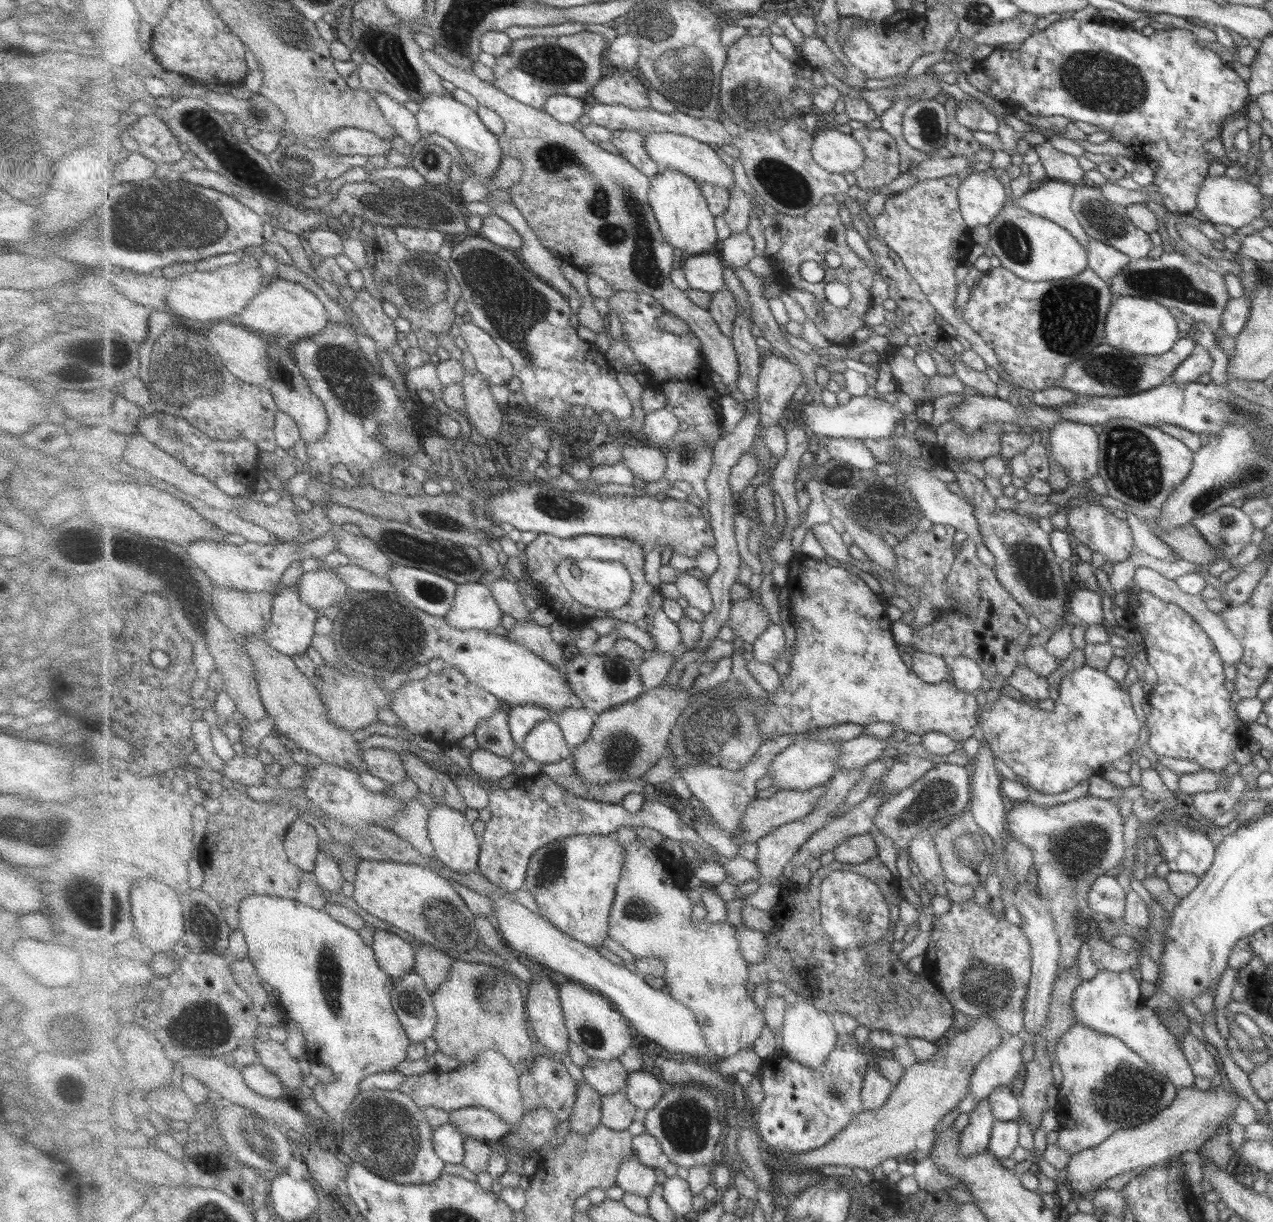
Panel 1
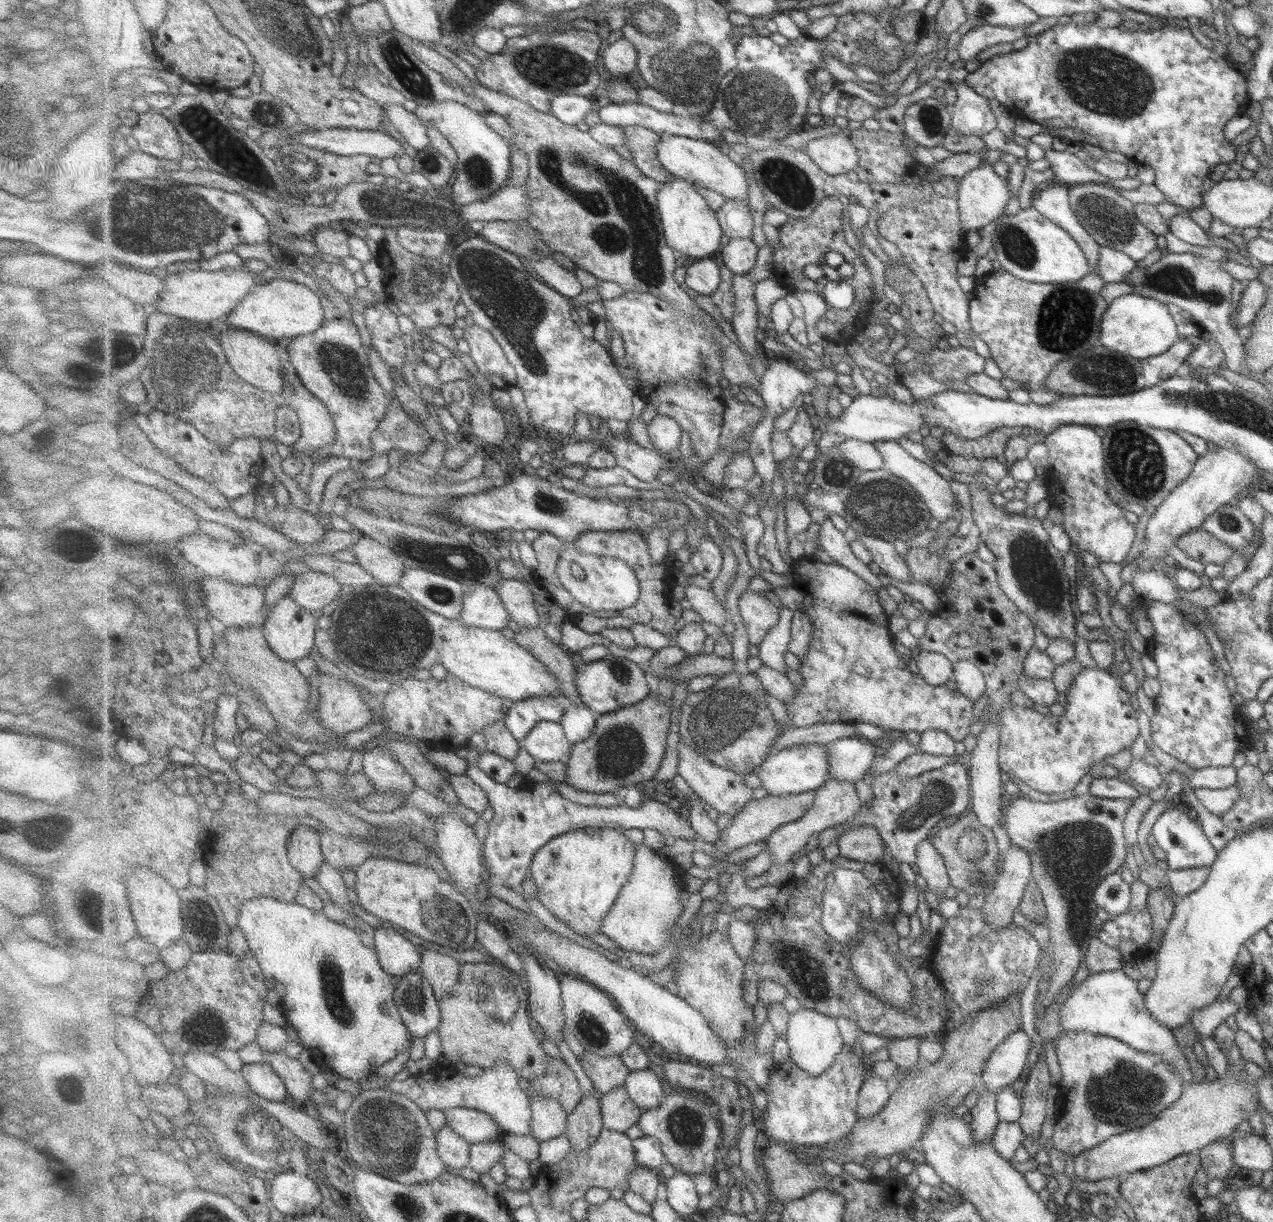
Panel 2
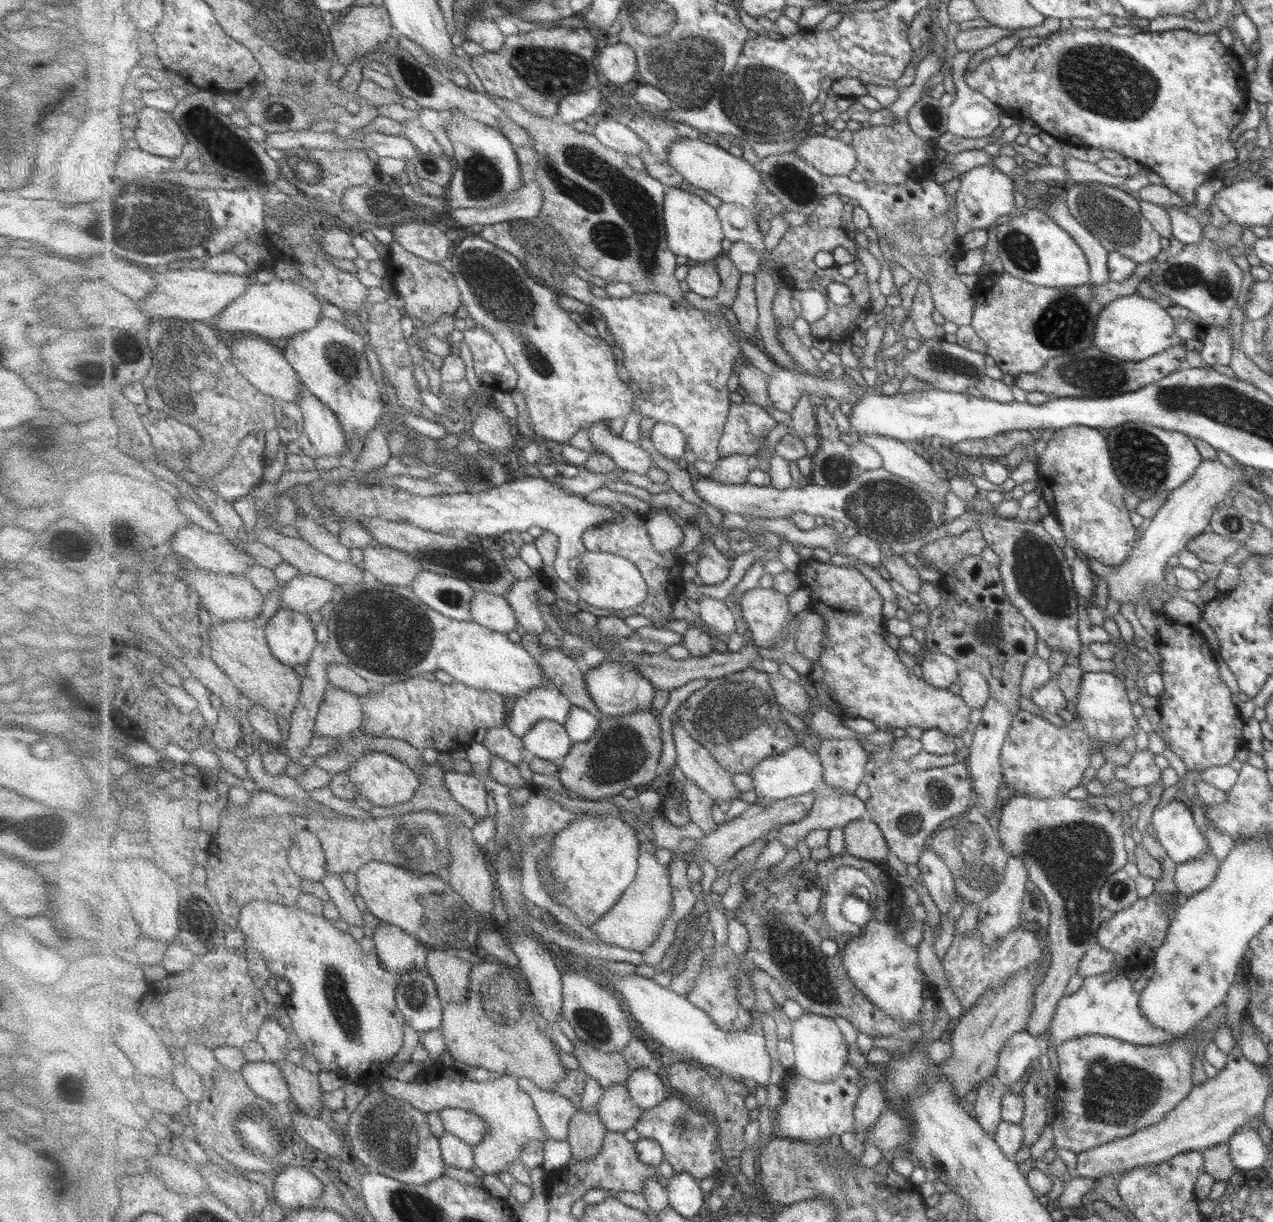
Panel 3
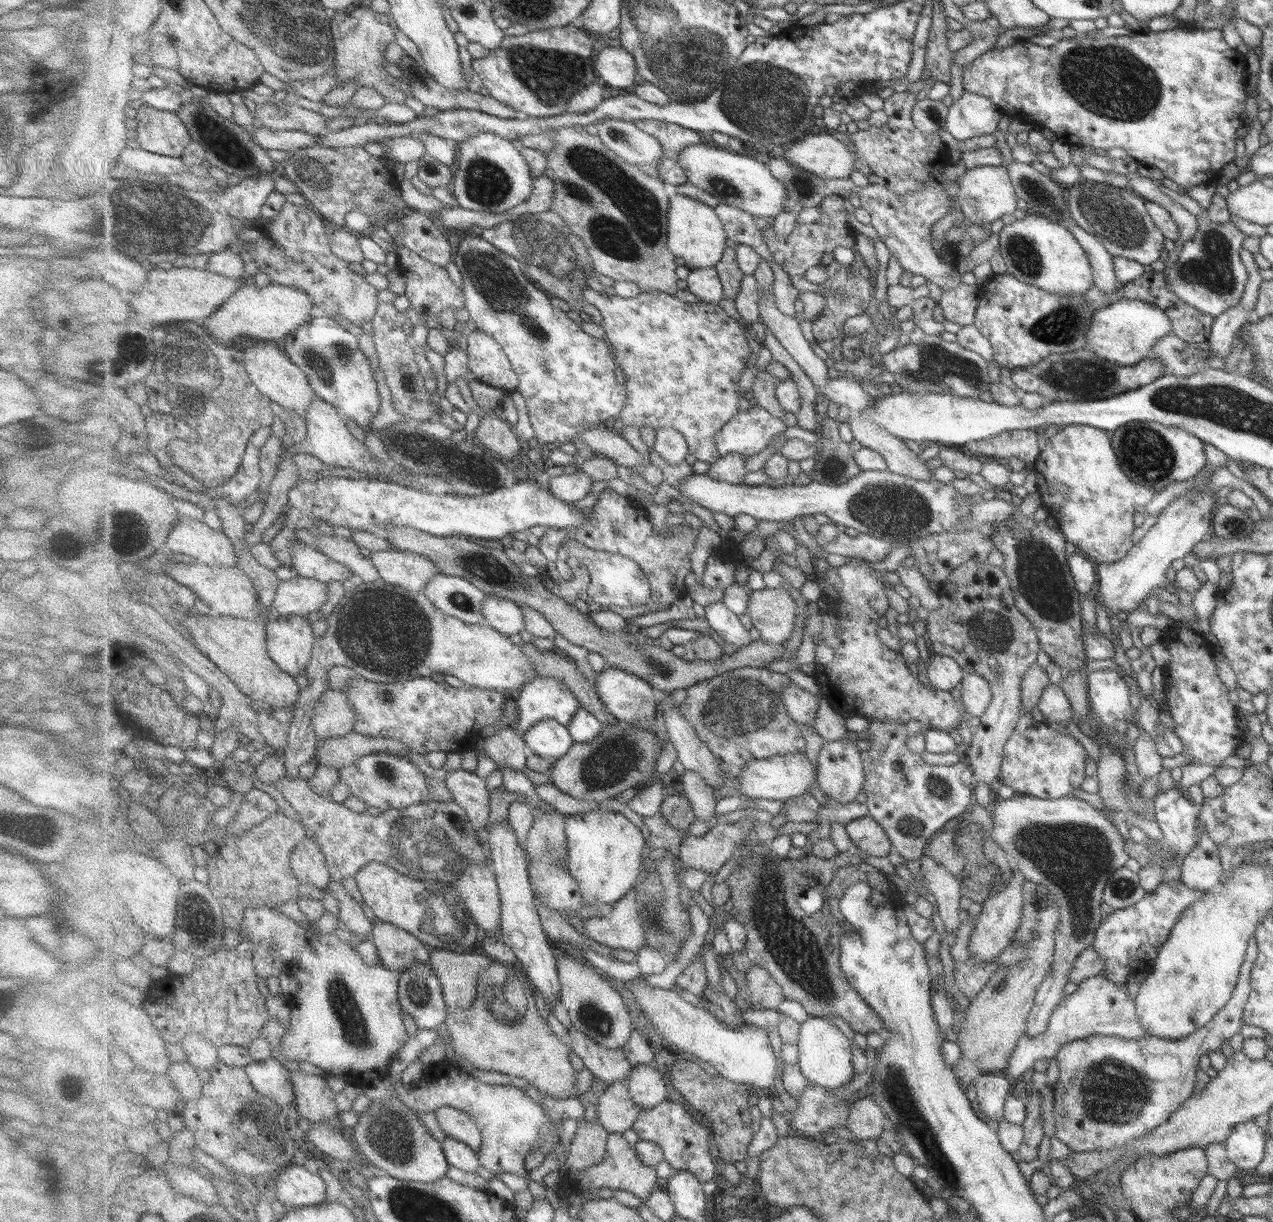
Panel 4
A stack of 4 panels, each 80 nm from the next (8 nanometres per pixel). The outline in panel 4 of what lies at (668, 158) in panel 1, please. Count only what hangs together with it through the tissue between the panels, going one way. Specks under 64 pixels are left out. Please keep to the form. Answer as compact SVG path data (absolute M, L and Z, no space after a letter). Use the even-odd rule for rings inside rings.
M710 143L684 148L680 154L680 163L690 182L718 198L720 204L736 206L753 216L768 220L778 218L785 206L789 205L787 187L775 178L769 163L759 162L755 157L734 153Z

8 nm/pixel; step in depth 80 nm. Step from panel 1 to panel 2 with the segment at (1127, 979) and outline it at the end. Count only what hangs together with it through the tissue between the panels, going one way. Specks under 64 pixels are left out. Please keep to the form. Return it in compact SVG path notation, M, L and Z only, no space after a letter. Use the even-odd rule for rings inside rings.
M1122 970L1087 975L1058 1008L1060 1034L1074 1030L1116 1038L1135 1050L1159 1057L1185 1084L1191 1082L1186 1058L1173 1033L1148 1013L1143 999L1144 995L1139 994L1135 981L1129 979Z

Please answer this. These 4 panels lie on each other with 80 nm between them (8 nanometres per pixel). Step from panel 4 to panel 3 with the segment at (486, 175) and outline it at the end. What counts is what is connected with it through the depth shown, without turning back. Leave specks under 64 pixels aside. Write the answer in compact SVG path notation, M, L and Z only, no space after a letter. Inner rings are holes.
M443 110L440 116L445 122L444 130L454 148L455 169L447 188L447 206L452 210L504 204L504 198L508 198L512 192L524 185L520 160L511 140L495 126L490 127L469 118L460 110Z

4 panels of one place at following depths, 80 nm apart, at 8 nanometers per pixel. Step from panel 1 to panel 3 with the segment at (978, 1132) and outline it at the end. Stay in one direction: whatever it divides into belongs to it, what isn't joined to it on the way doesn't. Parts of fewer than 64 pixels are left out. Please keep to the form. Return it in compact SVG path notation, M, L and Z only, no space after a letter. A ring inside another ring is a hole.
M991 1077L985 1080L977 1088L978 1096L974 1102L974 1114L979 1124L989 1134L994 1135L1002 1120L1003 1095L1007 1092L1007 1086L1001 1079Z

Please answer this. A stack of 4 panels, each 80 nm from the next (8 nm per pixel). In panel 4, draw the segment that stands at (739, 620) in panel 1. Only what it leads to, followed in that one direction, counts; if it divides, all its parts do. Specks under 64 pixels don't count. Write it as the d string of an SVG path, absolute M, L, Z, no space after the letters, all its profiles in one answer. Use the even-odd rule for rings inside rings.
M782 586L754 589L746 615L760 633L760 640L781 644L795 632L799 606Z

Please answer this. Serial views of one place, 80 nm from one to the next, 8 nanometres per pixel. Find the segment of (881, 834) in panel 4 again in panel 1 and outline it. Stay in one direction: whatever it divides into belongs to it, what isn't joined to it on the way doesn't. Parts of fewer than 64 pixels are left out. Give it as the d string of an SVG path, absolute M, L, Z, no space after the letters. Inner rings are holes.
M867 833L847 838L835 848L834 854L837 862L845 863L847 866L863 864L878 856L878 848L873 836Z

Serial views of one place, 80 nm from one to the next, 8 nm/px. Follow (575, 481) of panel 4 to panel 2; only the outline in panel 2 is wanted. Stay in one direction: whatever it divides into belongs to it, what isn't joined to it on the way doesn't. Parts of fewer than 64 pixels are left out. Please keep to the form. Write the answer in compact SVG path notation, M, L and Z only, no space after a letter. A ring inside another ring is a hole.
M588 466L585 469L584 476L580 479L583 485L591 488L605 489L608 486L623 485L632 489L641 488L641 490L651 490L651 488L661 488L661 482L653 482L653 484L645 484L638 480L631 472L615 466L609 469L595 469Z

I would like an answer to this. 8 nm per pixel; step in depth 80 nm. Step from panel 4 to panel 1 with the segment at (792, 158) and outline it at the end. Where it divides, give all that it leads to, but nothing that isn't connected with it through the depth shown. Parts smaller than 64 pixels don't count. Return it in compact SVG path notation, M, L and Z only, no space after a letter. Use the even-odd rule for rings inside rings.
M836 129L821 130L812 147L813 158L829 172L854 173L866 162L866 151L851 134Z

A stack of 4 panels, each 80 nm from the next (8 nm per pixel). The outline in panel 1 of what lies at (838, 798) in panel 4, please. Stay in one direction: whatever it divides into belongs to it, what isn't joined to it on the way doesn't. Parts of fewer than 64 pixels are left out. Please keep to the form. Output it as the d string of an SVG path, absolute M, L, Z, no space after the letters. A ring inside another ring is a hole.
M866 734L846 741L841 746L841 753L838 756L838 768L840 770L865 768L868 764L880 758L885 748L888 748L886 738L877 738Z

